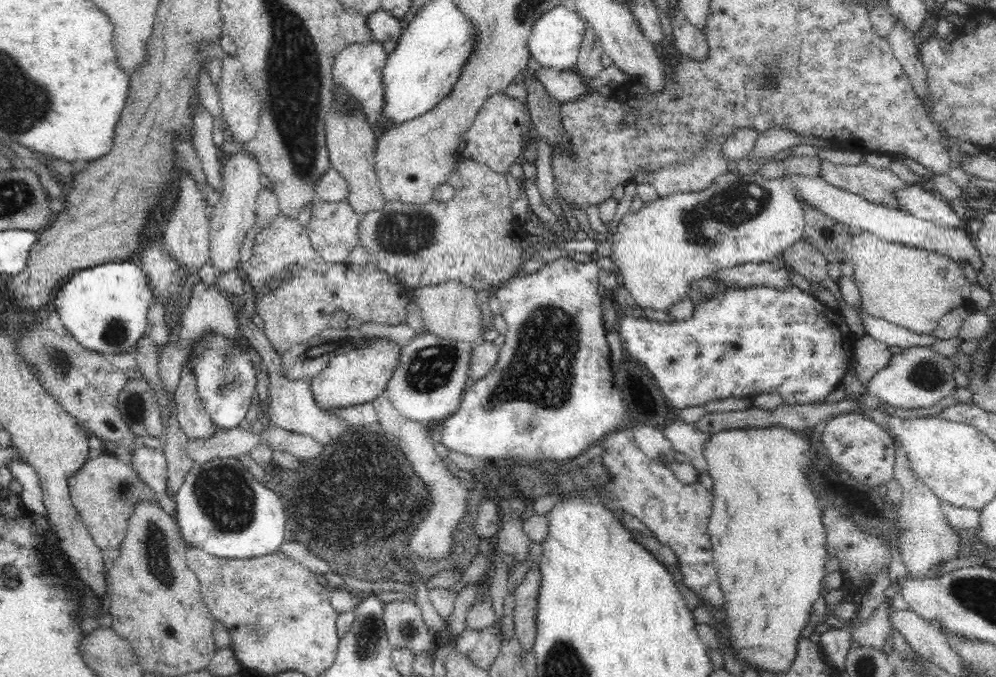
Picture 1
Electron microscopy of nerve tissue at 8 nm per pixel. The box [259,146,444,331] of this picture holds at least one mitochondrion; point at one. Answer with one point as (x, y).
(397, 234)

